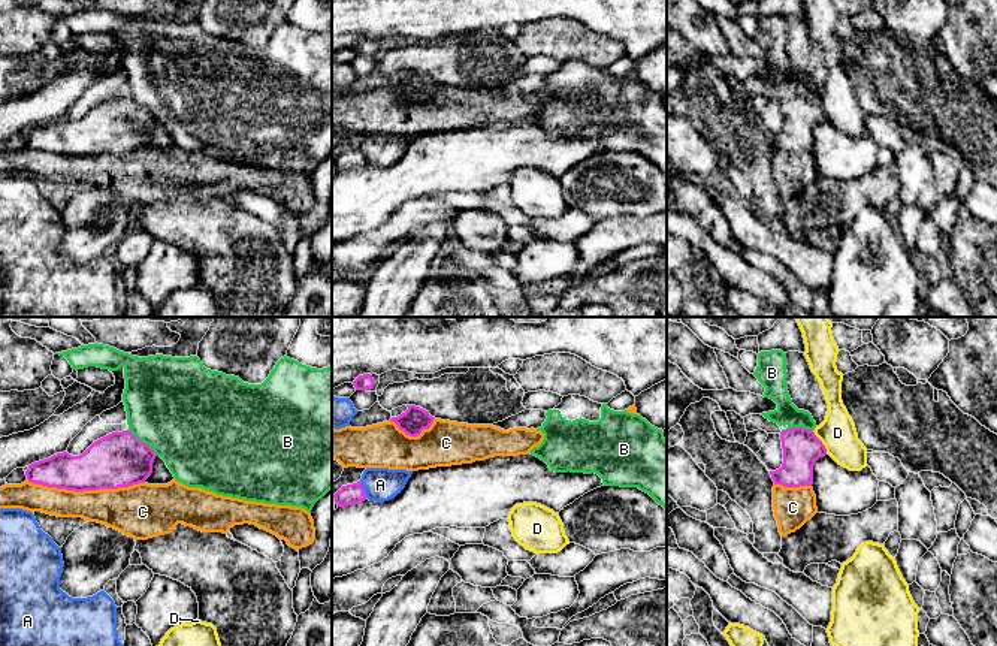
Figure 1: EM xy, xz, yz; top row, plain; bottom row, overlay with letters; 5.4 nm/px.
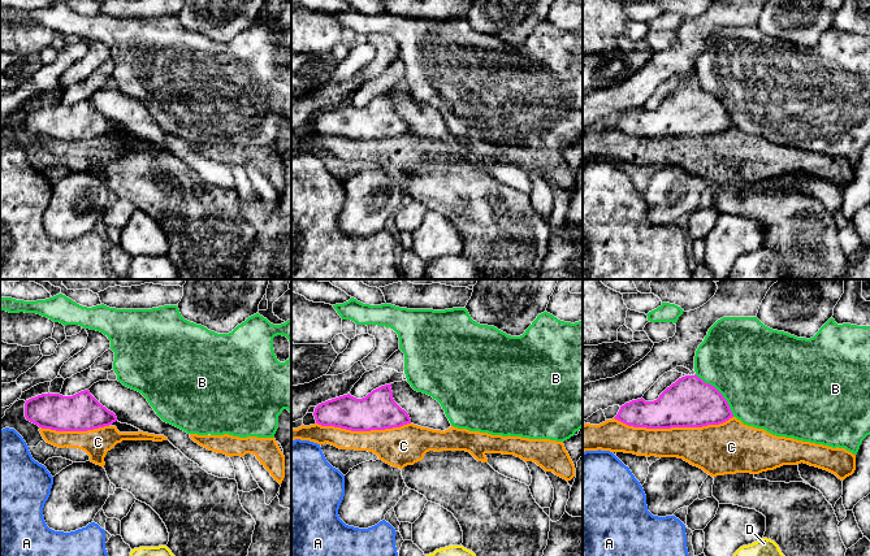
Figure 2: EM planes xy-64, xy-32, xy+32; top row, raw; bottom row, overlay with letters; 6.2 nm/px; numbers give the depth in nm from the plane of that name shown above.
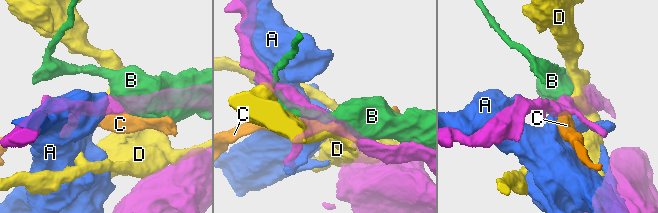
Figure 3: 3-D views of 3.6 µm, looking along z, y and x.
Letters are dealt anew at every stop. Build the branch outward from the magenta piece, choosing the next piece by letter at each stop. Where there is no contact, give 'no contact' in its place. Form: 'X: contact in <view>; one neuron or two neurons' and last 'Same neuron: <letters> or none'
A: contact in xz; two neurons
B: contact in xy; two neurons
C: contact in xy; two neurons
D: contact in yz; two neurons
Same neuron: none

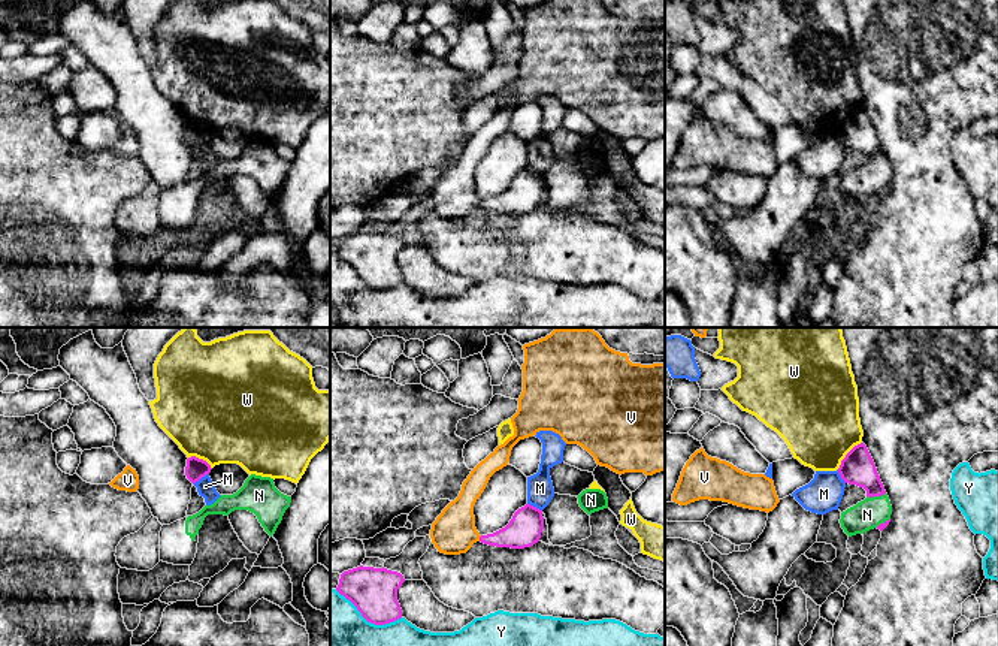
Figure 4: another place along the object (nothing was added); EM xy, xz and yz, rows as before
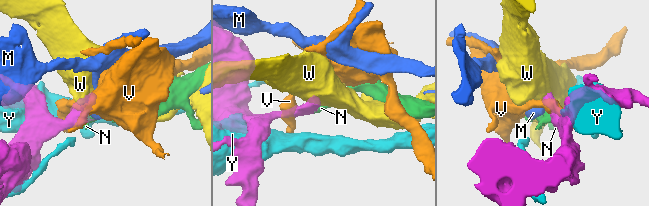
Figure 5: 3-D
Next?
M: contact in xy; two neurons
N: contact in yz; one neuron
V: contact in xz; two neurons
W: contact in yz; two neurons
Y: contact in xz; two neurons
Same neuron: N

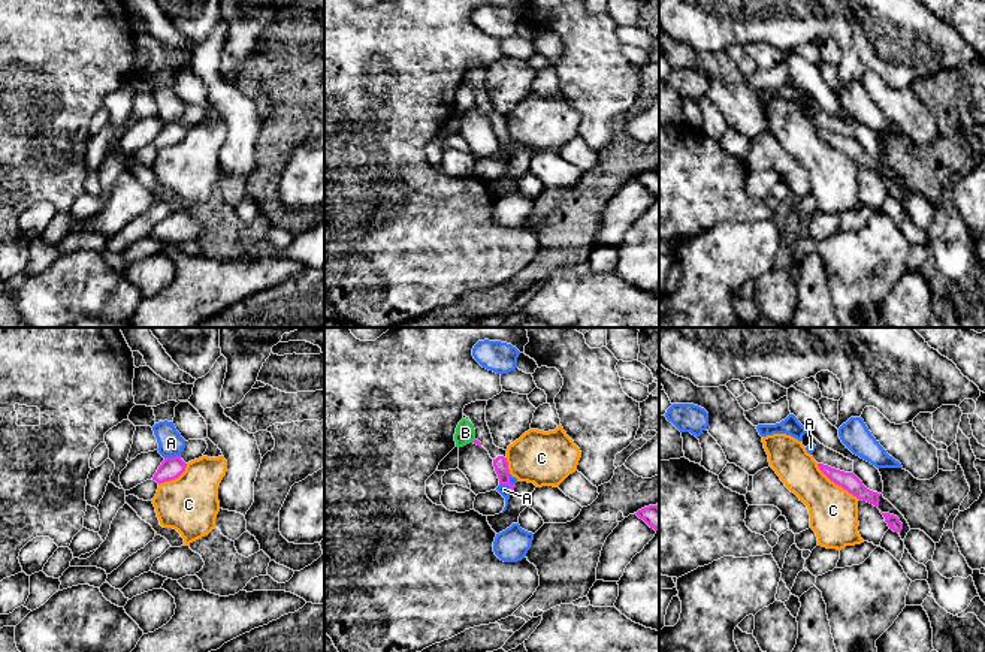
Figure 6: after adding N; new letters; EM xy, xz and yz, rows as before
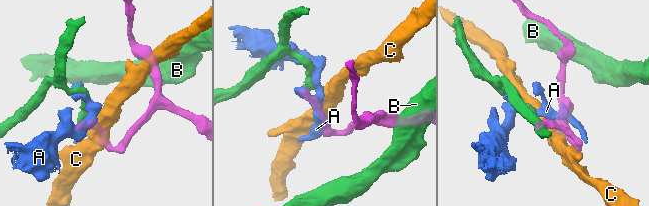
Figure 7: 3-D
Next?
A: contact in xz; two neurons
B: no contact; two neurons
C: contact in yz; two neurons
Same neuron: none

